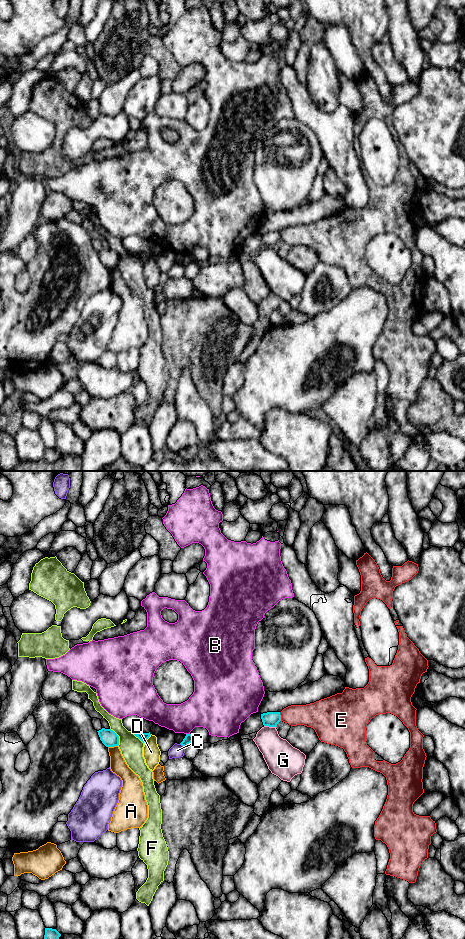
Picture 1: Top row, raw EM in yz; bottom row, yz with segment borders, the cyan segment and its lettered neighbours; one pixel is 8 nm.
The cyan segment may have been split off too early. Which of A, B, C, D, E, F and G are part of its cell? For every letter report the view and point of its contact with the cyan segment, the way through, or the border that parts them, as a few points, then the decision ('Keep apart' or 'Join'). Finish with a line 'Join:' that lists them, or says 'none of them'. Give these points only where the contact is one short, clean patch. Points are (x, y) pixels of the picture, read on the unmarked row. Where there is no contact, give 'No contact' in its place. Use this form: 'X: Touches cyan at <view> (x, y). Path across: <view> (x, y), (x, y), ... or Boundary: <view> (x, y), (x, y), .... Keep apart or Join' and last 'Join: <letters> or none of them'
A: Touches cyan at yz (112, 266). Boundary: yz (117, 265), (108, 268). Keep apart
B: Touches cyan at yz (188, 254). Keep apart
C: Touches cyan at yz (183, 265). Keep apart
D: Touches cyan at yz (147, 258). Boundary: yz (151, 254), (144, 263). Keep apart
E: Touches cyan at yz (280, 236). Boundary: yz (279, 232), (281, 240). Keep apart
F: Touches cyan at yz (118, 257). Boundary: yz (110, 248), (118, 256), (118, 265). Keep apart
G: Touches cyan at yz (270, 246). Keep apart
Join: none of them

